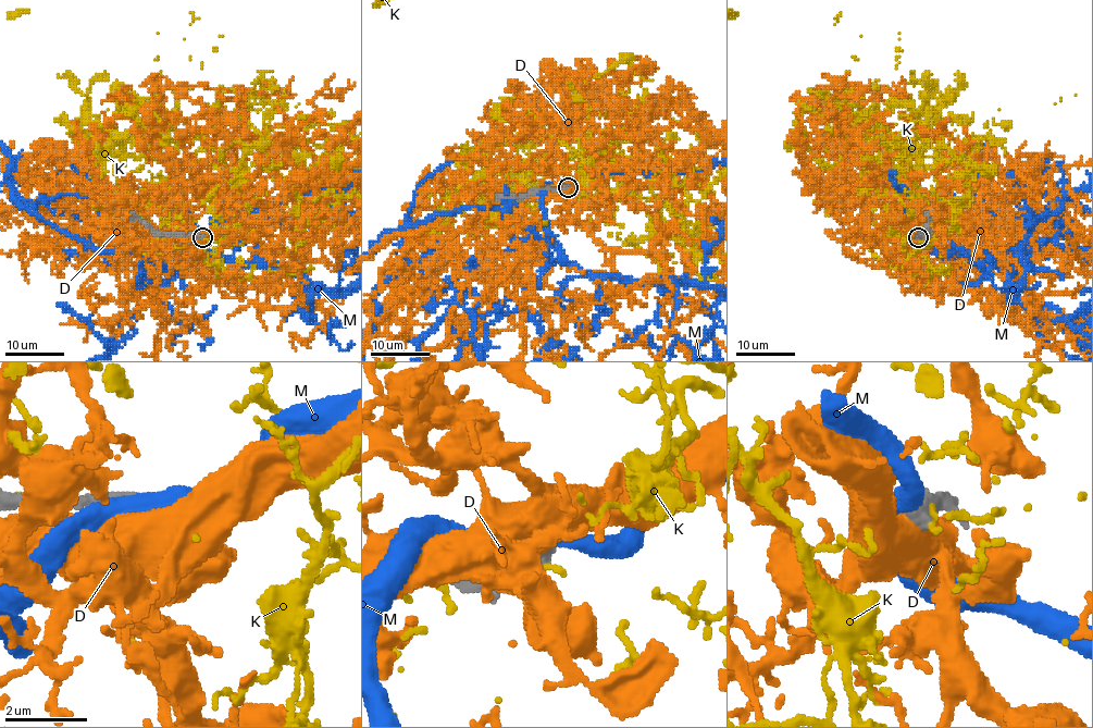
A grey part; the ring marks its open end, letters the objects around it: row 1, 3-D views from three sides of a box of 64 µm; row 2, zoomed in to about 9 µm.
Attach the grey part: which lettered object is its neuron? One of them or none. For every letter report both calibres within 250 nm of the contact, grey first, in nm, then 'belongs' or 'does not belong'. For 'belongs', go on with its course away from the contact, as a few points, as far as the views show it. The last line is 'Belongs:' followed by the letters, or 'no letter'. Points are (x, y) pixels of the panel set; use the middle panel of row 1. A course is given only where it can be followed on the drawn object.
D: calibres 500 and 800 nm; does not belong
K: calibres 500 and 150 nm; does not belong
M: calibres 480 and 480 nm; does not belong
Belongs: no letter

